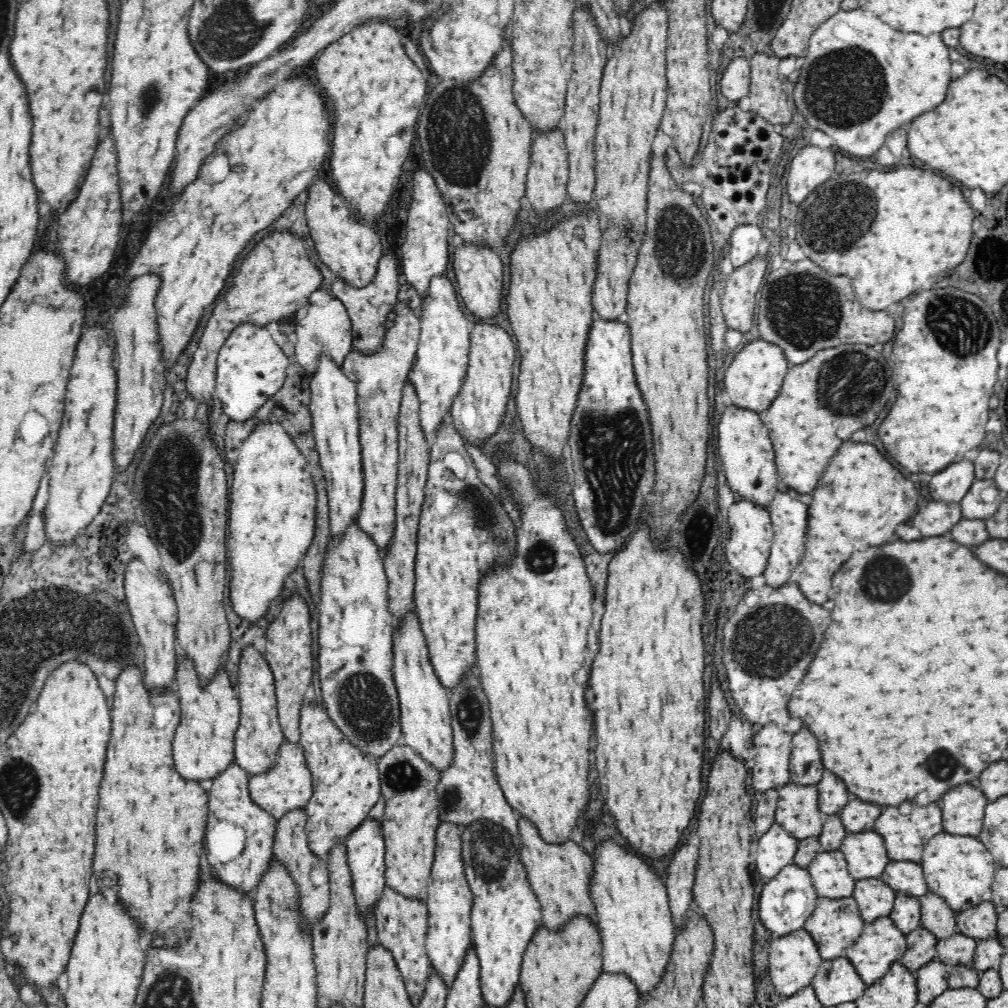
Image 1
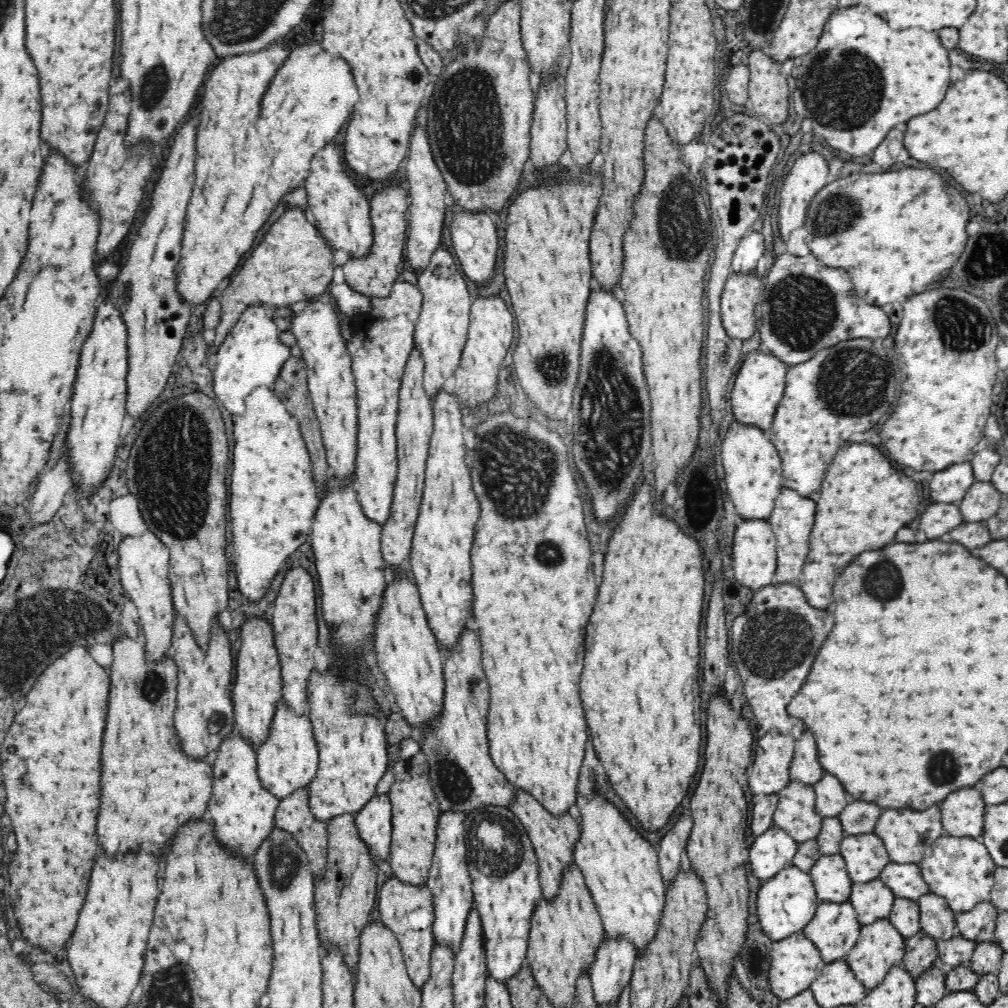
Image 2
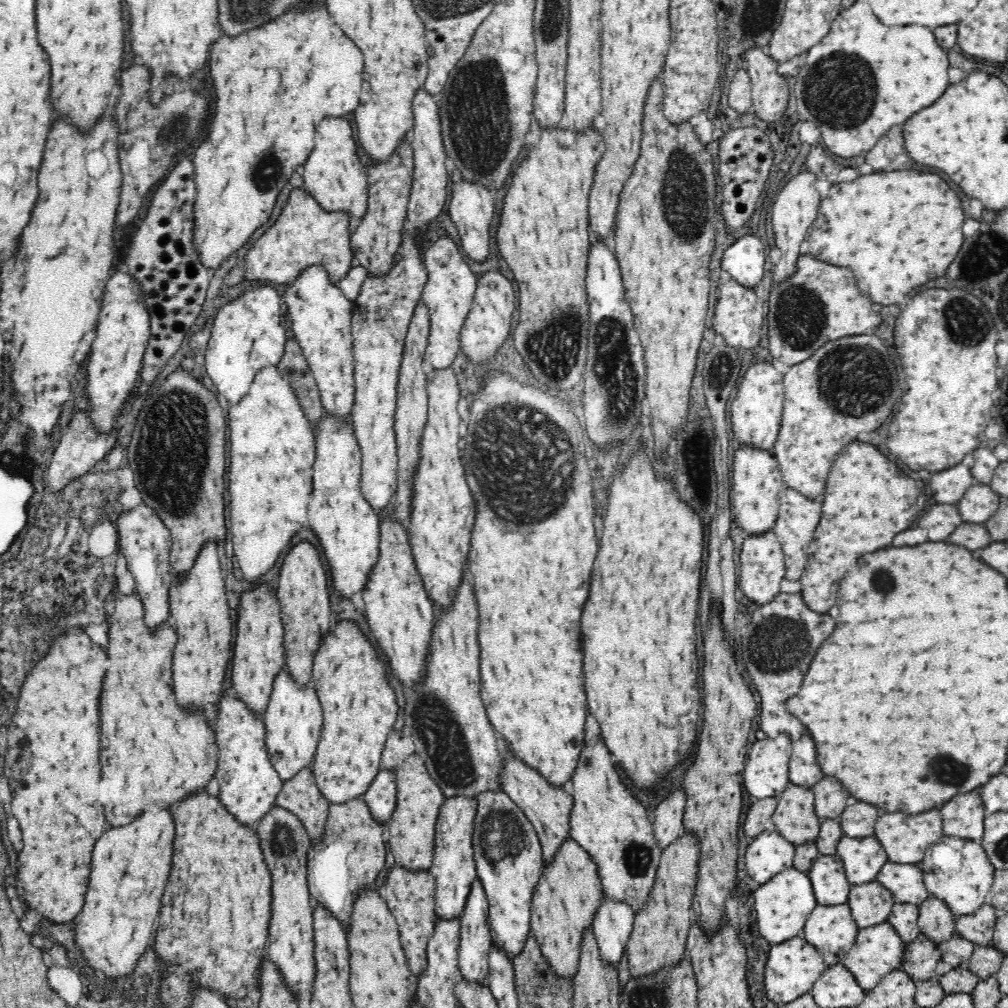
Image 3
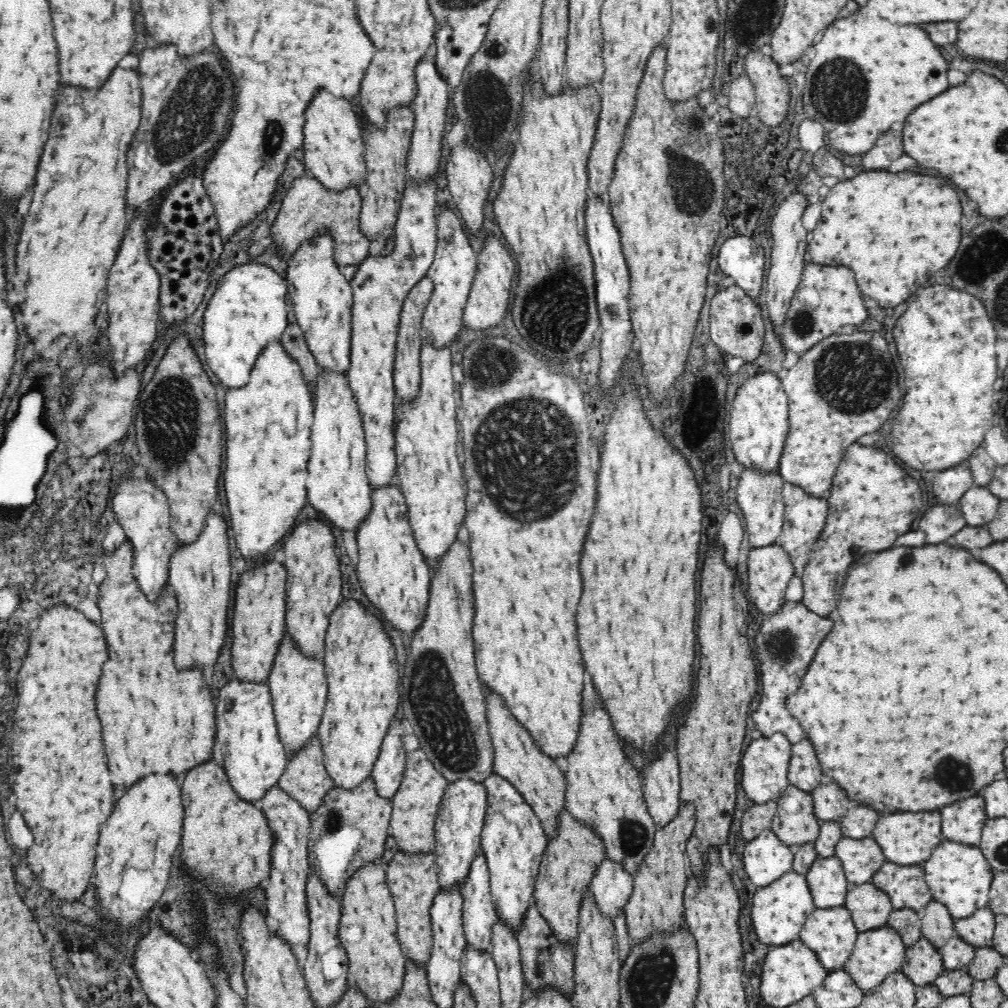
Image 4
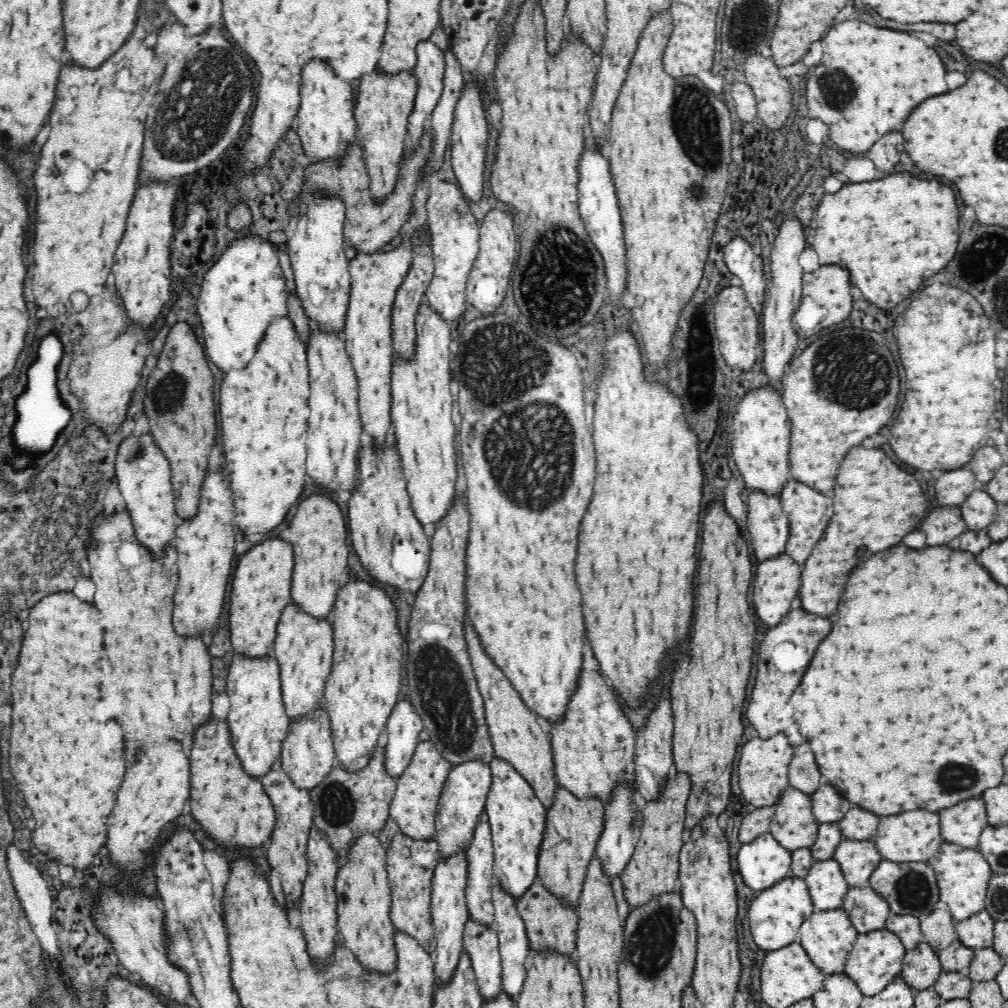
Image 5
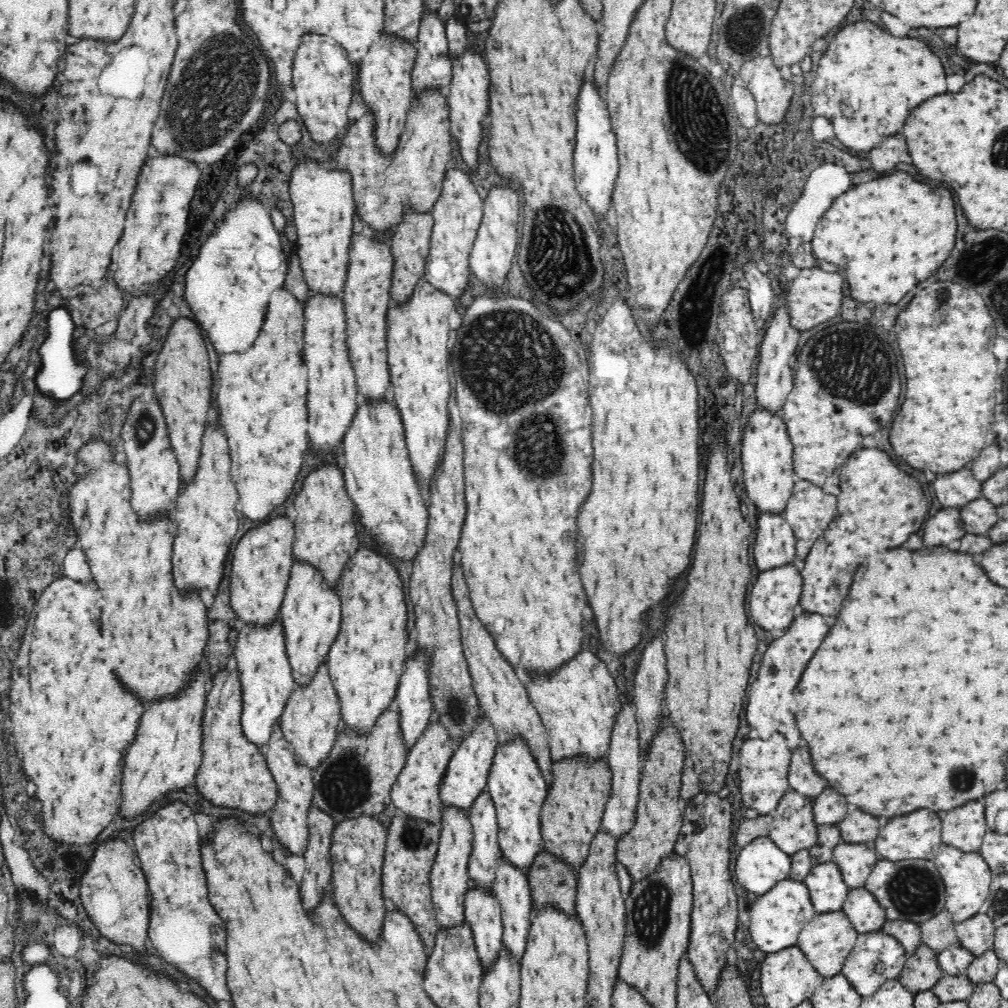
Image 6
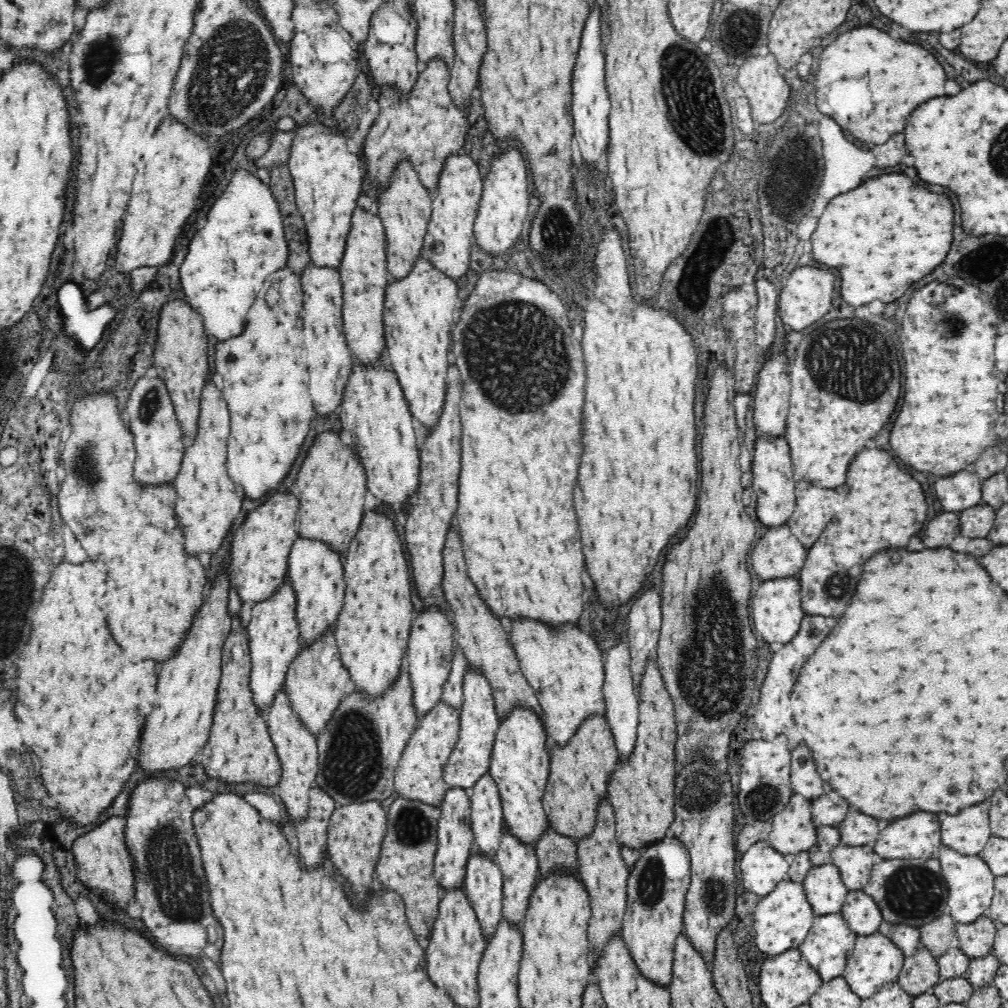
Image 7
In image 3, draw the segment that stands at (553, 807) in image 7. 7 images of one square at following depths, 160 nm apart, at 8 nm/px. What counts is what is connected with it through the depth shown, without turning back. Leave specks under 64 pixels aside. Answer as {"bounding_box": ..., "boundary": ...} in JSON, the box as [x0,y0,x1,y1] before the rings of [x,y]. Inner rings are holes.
{"bounding_box":[530,839,604,980],"boundary":[[[566,839],[554,860],[543,867],[530,912],[530,934],[538,941],[538,949],[556,977],[573,980],[579,965],[582,937],[592,926],[594,915],[602,902],[604,895],[596,863],[574,839]]]}

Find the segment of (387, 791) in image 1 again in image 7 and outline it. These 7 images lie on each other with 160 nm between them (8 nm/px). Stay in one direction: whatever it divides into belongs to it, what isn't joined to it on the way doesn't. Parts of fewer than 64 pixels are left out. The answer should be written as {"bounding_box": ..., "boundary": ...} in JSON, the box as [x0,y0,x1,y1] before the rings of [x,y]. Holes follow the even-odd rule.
{"bounding_box":[393,700,459,807],"boundary":[[[439,700],[419,718],[395,770],[393,785],[399,795],[440,807],[448,788],[443,772],[458,740],[459,724],[458,710],[444,700]]]}

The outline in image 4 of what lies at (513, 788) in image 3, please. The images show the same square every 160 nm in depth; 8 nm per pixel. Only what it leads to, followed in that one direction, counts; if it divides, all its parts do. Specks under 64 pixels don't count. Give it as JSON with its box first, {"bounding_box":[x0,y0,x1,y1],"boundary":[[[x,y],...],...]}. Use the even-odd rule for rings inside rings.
{"bounding_box":[484,687,565,840],"boundary":[[[486,687],[484,688],[487,696],[489,731],[495,757],[493,772],[514,784],[518,793],[534,809],[534,815],[540,820],[548,840],[553,839],[557,835],[559,814],[565,808],[565,777],[556,766],[555,760],[551,760],[546,753],[538,749],[534,739],[530,737],[530,732],[526,731],[526,728],[522,727],[514,716],[510,716],[510,710],[502,703],[502,699],[494,693],[488,693]]]}

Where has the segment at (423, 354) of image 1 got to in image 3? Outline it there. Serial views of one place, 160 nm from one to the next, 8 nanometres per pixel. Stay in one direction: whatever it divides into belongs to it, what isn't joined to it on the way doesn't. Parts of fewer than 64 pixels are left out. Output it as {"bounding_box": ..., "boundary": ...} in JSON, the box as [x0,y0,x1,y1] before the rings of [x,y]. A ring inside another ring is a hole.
{"bounding_box":[419,237,477,370],"boundary":[[[441,237],[433,244],[427,244],[422,258],[427,284],[419,303],[428,309],[429,320],[429,343],[425,350],[424,365],[429,370],[442,370],[451,366],[460,350],[462,325],[473,303],[477,277],[462,260],[460,248],[450,237]]]}

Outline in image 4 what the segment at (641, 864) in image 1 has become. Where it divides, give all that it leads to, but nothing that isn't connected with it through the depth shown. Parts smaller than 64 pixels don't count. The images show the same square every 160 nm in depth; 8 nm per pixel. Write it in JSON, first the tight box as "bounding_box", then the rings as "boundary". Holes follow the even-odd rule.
{"bounding_box":[565,698,657,877],"boundary":[[[596,698],[594,704],[598,708],[582,715],[578,738],[567,758],[565,808],[578,823],[590,827],[590,831],[602,839],[605,858],[618,863],[634,877],[653,847],[657,826],[647,809],[641,789],[643,781],[636,768],[626,760],[609,712],[602,707],[602,700]]]}

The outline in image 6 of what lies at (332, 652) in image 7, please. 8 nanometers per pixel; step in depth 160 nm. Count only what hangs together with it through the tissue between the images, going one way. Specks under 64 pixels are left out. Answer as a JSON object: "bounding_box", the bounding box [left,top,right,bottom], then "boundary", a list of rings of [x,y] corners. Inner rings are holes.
{"bounding_box":[279,663,343,772],"boundary":[[[322,663],[317,668],[306,688],[295,688],[291,692],[283,708],[279,726],[282,732],[286,732],[286,736],[290,736],[288,743],[292,747],[298,765],[308,767],[310,772],[313,772],[327,756],[330,756],[331,748],[335,745],[343,726],[337,690],[334,688],[333,680],[330,679],[327,664]]]}

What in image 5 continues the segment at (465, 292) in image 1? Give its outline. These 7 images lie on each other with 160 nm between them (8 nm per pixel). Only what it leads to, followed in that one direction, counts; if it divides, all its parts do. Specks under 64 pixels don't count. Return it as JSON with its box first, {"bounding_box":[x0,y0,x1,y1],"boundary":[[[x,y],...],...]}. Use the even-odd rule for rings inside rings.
{"bounding_box":[450,82,490,202],"boundary":[[[470,82],[461,92],[453,114],[450,130],[450,154],[452,155],[452,172],[458,180],[462,195],[470,201],[479,202],[484,190],[484,174],[486,174],[487,139],[490,129],[484,118],[484,108],[480,100],[478,82]]]}

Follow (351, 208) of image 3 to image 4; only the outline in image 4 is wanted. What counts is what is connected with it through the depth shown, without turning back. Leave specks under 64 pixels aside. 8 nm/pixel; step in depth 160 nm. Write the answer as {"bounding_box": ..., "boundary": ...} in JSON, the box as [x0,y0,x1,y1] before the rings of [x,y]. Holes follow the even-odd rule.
{"bounding_box":[303,89,366,191],"boundary":[[[320,89],[312,104],[307,106],[304,134],[303,164],[308,176],[320,181],[330,191],[343,191],[348,187],[364,188],[366,181],[365,145],[358,116],[344,98],[336,98]]]}

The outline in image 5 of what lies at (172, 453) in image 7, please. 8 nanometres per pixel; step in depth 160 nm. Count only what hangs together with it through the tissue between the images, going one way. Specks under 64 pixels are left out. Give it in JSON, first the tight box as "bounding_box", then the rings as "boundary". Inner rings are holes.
{"bounding_box":[114,434,181,550],"boundary":[[[144,434],[142,438],[128,436],[120,444],[115,460],[114,476],[140,543],[150,544],[150,548],[158,548],[158,544],[164,544],[162,548],[165,550],[172,544],[181,521],[174,508],[176,496],[170,480],[168,459],[161,448],[154,444],[152,435]]]}

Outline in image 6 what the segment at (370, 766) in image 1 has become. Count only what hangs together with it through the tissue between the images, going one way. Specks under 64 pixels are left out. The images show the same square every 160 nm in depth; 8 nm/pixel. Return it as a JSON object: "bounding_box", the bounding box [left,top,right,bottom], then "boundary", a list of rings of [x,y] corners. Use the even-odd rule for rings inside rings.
{"bounding_box":[327,546,408,736],"boundary":[[[362,546],[343,567],[339,582],[338,592],[342,592],[340,634],[332,643],[327,656],[327,666],[330,679],[333,680],[334,688],[337,690],[338,703],[341,708],[341,725],[343,728],[350,728],[350,731],[364,736],[373,727],[378,716],[388,709],[397,694],[400,674],[403,674],[407,658],[408,608],[404,600],[402,582],[398,578],[394,564],[386,556],[378,554],[376,550]]]}

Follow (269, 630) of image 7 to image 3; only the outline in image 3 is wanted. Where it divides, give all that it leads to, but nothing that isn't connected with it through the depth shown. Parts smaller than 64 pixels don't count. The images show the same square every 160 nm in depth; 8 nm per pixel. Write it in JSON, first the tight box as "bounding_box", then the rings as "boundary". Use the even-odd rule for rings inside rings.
{"bounding_box":[215,696,282,829],"boundary":[[[223,696],[219,702],[215,741],[218,747],[218,765],[215,778],[219,786],[218,799],[240,825],[256,829],[263,816],[275,805],[282,790],[282,779],[270,763],[264,743],[264,723],[246,709],[238,698]]]}

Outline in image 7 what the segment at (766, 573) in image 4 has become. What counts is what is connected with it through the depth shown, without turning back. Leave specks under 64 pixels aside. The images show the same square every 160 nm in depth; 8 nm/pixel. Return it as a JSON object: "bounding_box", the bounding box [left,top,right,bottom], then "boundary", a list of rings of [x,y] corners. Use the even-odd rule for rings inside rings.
{"bounding_box":[750,576,806,644],"boundary":[[[784,576],[782,579],[762,582],[762,586],[758,587],[754,598],[750,598],[754,604],[754,606],[750,606],[752,608],[750,614],[754,616],[754,628],[768,644],[788,644],[800,632],[800,624],[805,620],[806,612],[802,608],[799,590],[800,583],[793,576]]]}

